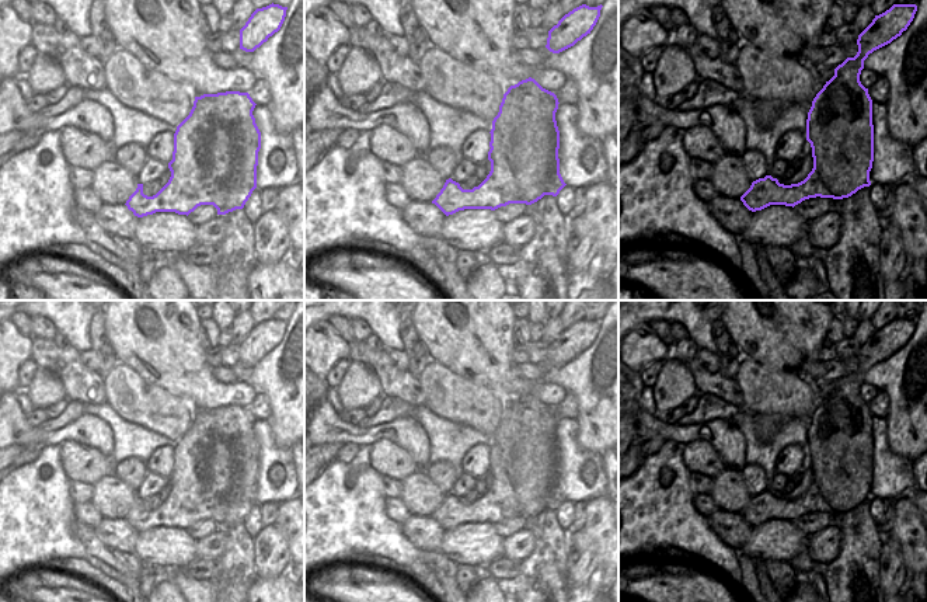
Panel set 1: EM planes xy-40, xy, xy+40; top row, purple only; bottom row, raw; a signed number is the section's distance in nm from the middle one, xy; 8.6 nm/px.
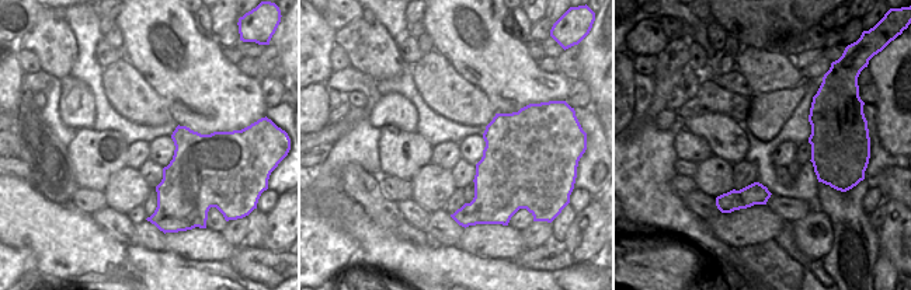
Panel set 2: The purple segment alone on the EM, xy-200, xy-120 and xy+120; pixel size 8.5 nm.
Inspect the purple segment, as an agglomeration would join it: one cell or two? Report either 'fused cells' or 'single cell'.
fused cells

